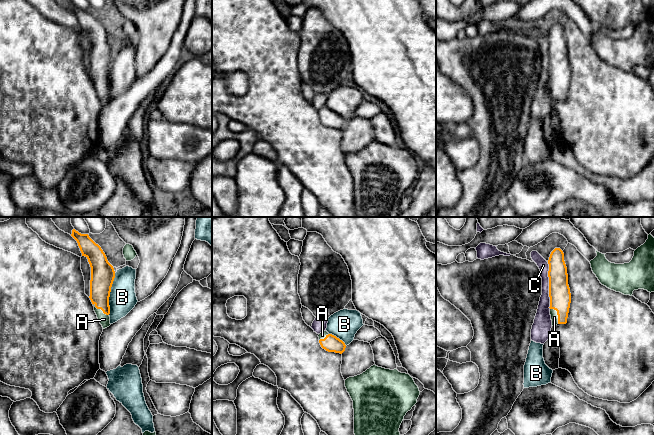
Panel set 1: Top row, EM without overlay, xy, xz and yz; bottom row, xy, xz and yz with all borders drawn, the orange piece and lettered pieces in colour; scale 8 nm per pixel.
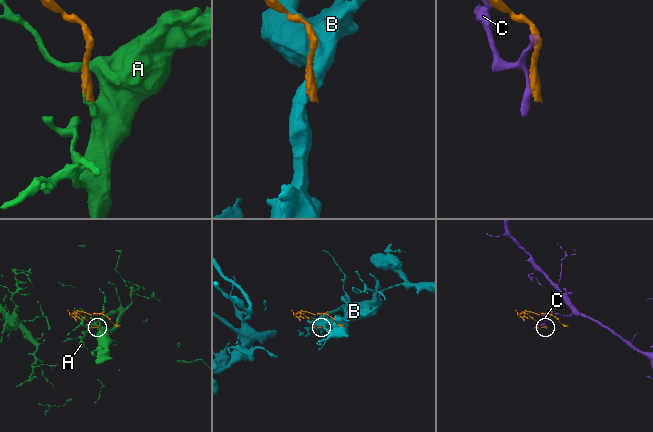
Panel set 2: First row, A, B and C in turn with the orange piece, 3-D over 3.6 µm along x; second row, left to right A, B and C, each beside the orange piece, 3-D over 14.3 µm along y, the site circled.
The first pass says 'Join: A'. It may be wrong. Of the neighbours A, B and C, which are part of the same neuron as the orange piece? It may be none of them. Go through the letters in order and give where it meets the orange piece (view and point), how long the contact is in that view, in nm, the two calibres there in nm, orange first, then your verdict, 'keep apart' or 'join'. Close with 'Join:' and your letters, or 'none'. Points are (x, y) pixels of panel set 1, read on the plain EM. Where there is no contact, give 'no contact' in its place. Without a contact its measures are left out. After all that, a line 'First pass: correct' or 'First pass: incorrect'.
A: yz (557, 90) | 140 nm | 180/60 nm | join
B: xy (109, 70) | 340 nm | 190/220 nm | keep apart
C: yz (549, 61) | 380 nm | 180/110 nm | keep apart
Join: A
First pass: correct

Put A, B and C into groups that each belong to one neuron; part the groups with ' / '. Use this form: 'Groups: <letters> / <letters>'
Groups: A / B / C

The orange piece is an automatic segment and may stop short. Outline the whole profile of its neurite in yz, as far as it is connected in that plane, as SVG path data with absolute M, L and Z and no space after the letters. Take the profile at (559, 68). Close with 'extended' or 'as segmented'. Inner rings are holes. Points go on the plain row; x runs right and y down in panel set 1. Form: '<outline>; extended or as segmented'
M555 24L551 28L548 40L549 84L552 102L566 100L571 79L571 69L568 61L568 50L564 37L564 29L560 24Z; extended

